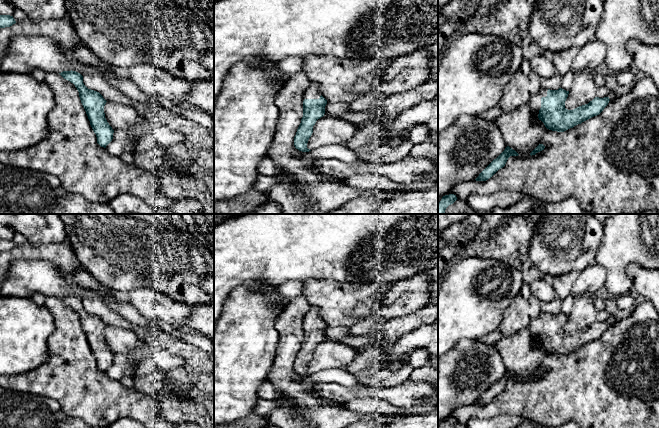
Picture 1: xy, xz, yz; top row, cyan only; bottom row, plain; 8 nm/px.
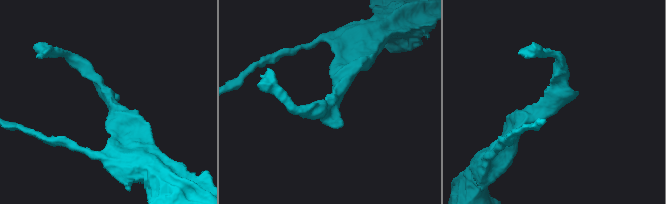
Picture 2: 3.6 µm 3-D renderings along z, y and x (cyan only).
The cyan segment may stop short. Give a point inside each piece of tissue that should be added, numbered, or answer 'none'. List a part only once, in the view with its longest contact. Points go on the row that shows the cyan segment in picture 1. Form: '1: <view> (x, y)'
1: yz (535, 101)

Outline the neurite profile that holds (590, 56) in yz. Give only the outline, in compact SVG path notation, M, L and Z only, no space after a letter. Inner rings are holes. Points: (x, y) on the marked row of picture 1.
M593 40L581 47L575 57L571 70L577 74L584 69L597 70L604 63L606 46Z

